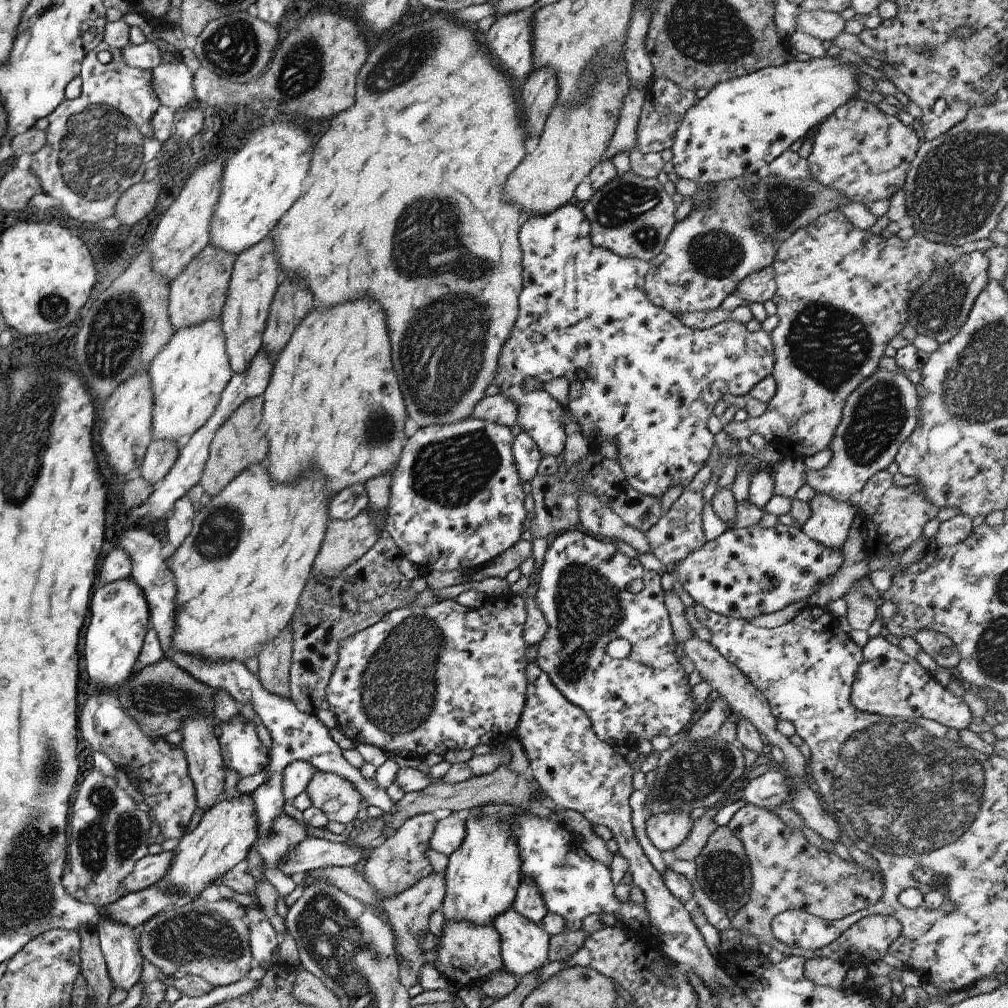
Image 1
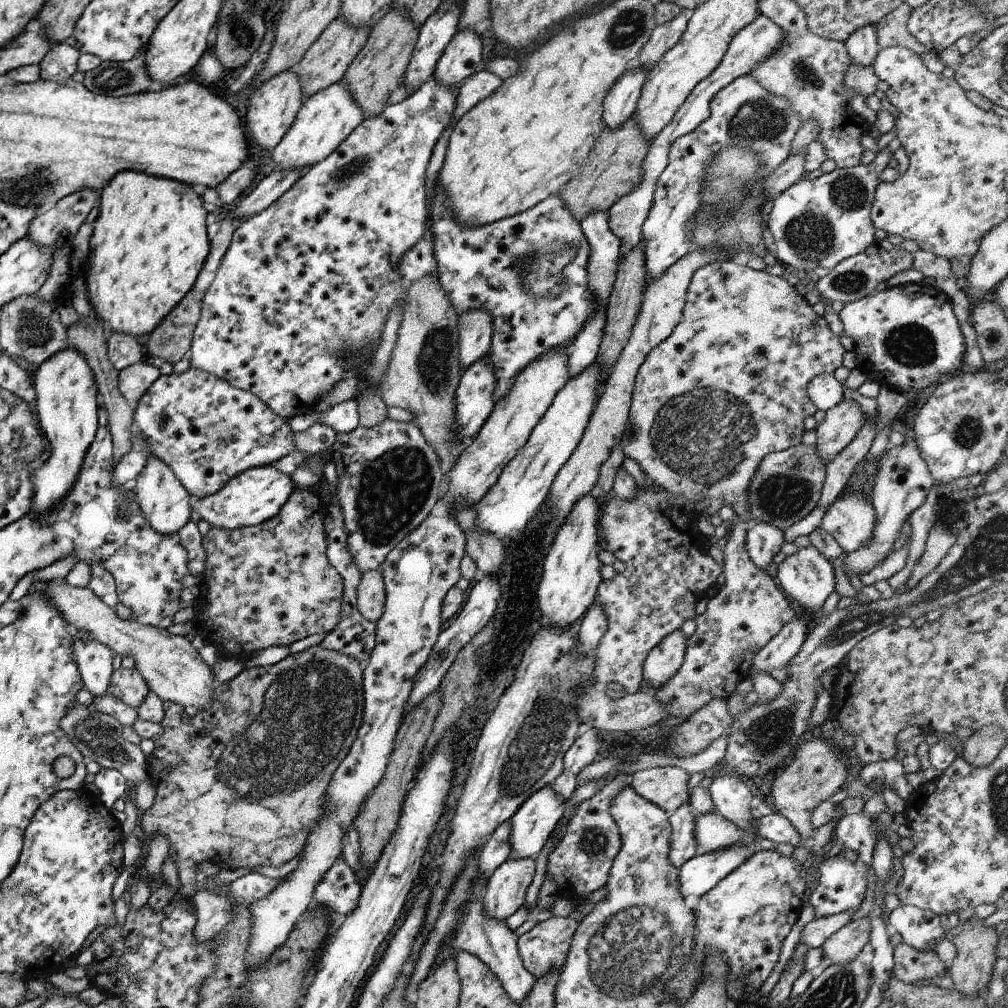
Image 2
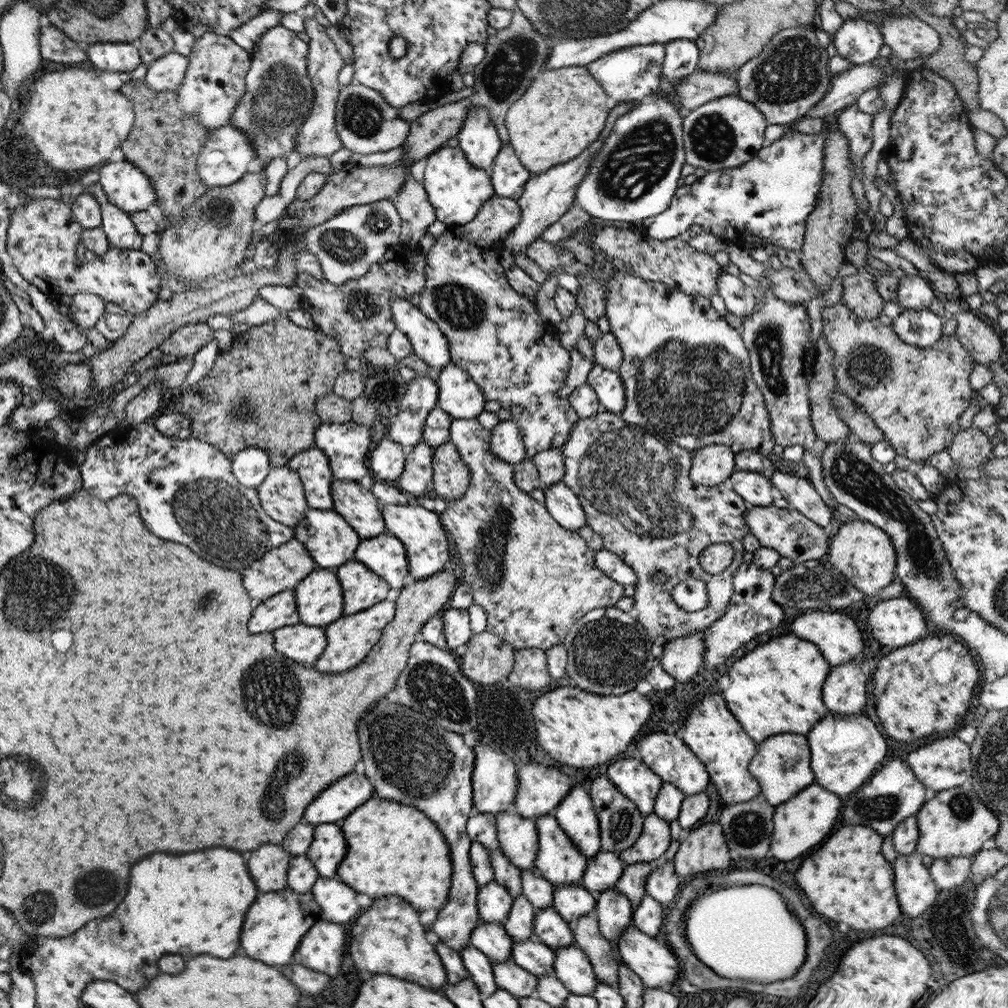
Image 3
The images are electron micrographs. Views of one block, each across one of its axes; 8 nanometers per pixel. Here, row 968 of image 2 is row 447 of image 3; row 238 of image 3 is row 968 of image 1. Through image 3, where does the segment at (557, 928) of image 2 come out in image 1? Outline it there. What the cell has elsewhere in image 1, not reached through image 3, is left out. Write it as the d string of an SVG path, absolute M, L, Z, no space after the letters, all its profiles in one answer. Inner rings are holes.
M466 920L445 921L433 949L436 951L436 958L432 966L439 976L457 987L476 986L485 977L504 968L500 957L500 938L491 924L476 925Z

